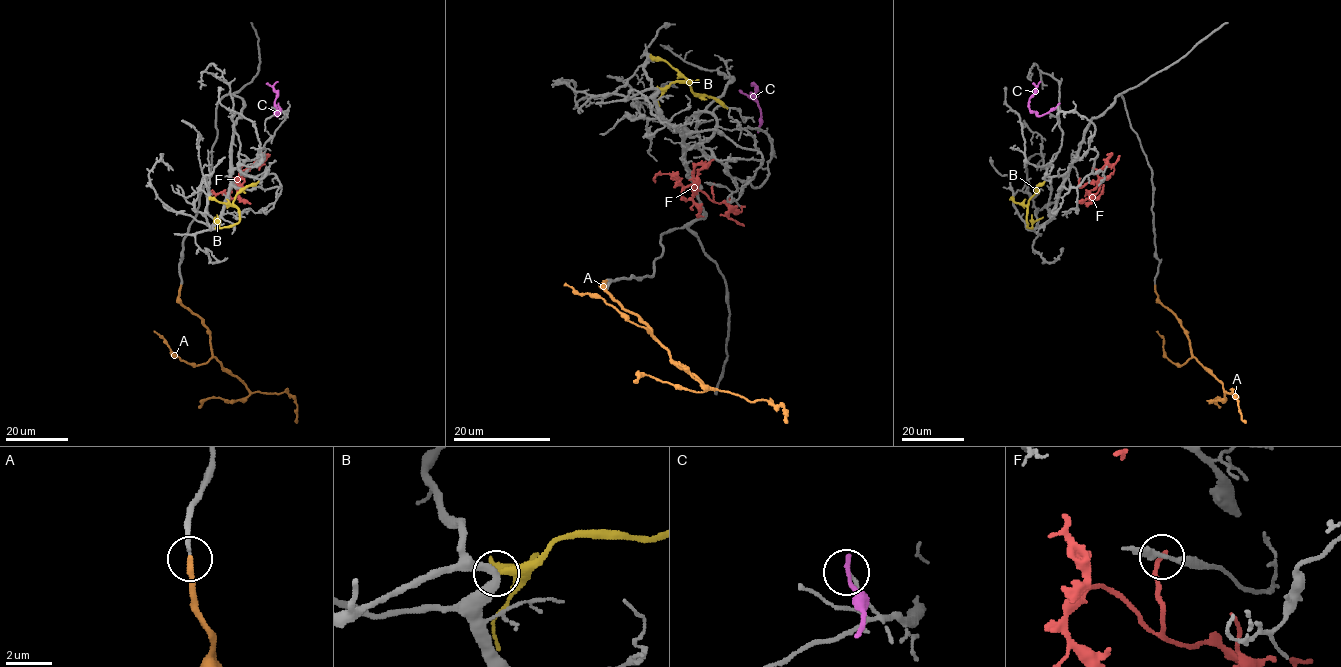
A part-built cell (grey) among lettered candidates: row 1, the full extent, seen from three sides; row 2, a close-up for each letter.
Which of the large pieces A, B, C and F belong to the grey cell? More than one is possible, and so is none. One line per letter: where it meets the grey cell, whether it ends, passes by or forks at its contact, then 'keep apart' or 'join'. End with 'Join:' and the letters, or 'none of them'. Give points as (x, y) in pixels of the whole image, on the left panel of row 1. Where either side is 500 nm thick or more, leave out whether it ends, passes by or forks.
A: contact (181, 285); it ends; join
B: contact (214, 229); it ends; keep apart
C: contact (278, 105); it ends; keep apart
F: contact (249, 168); it ends; keep apart
Join: A

